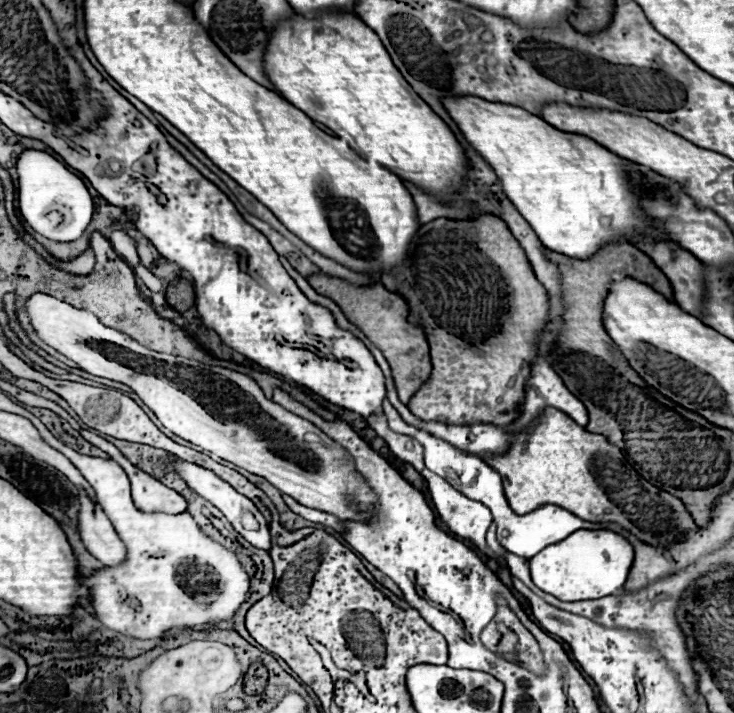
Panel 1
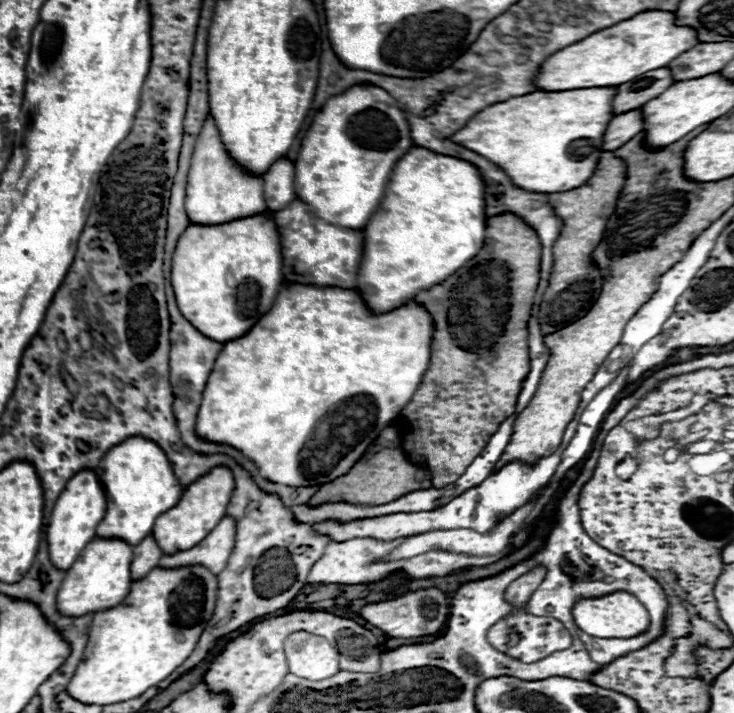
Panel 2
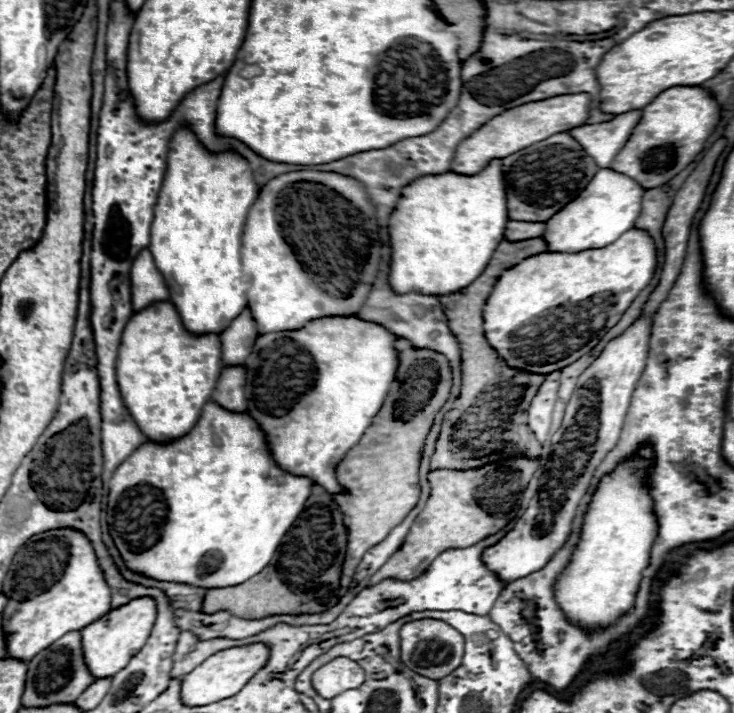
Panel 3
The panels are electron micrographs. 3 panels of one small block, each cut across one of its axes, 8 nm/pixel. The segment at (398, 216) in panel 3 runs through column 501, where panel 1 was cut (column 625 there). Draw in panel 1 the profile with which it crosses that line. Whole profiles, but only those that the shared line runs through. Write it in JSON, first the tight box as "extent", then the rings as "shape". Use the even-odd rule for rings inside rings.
{"extent":[442,96,674,260],"shape":[[[478,96],[444,98],[442,104],[472,148],[494,168],[506,196],[528,220],[546,248],[584,260],[594,256],[602,246],[618,240],[630,242],[632,238],[652,238],[674,242],[668,232],[660,232],[660,228],[656,228],[656,224],[652,224],[644,212],[640,212],[640,204],[636,204],[636,192],[632,192],[632,184],[628,184],[628,160],[622,160],[606,148],[600,148],[600,144],[588,140],[586,136],[560,132],[548,122],[540,120],[540,116],[534,116],[518,106],[488,102]]]}

